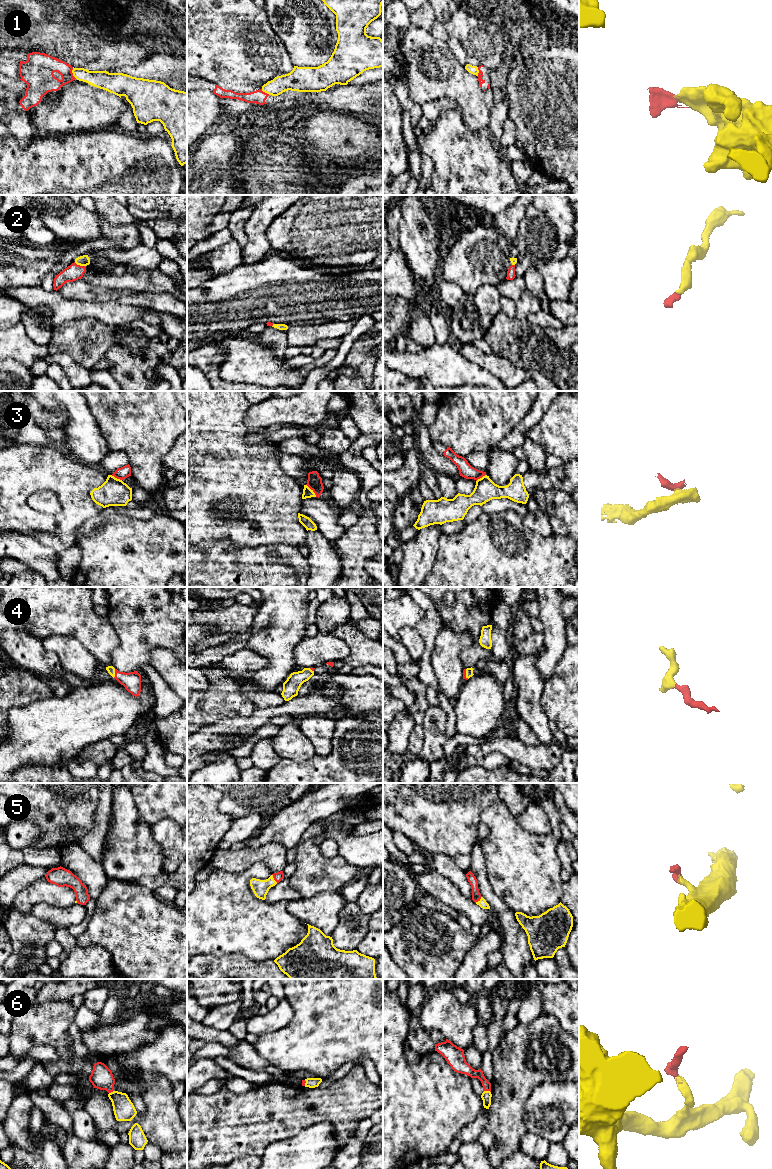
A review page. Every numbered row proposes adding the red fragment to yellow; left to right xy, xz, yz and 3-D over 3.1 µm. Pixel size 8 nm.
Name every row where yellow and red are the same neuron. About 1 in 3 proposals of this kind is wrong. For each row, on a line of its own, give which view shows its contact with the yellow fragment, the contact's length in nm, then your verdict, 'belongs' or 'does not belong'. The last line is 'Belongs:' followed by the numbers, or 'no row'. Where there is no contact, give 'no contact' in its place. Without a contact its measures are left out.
1: contact in xy; length 100 nm; does not belong
2: contact in xy; length 90 nm; belongs
3: contact in xz; length 130 nm; does not belong
4: contact in xy; length 70 nm; belongs
5: contact in xz; length 80 nm; belongs
6: contact in yz; length 60 nm; belongs
Belongs: 2, 4, 5, 6

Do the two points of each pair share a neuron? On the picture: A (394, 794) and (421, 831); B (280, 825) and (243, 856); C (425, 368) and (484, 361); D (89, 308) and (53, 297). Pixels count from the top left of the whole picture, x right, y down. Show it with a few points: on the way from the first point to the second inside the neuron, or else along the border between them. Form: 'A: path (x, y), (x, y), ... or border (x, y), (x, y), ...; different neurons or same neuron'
A: path (403, 803), (421, 822); same neuron
B: border (272, 841), (253, 849), (246, 847); different neurons
C: border (456, 348), (463, 356), (485, 368), (493, 375); different neurons
D: path (80, 308), (64, 308), (62, 306); same neuron

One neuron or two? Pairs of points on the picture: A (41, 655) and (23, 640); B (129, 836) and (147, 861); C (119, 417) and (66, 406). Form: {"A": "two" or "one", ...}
{"A": "one", "B": "one", "C": "two"}

